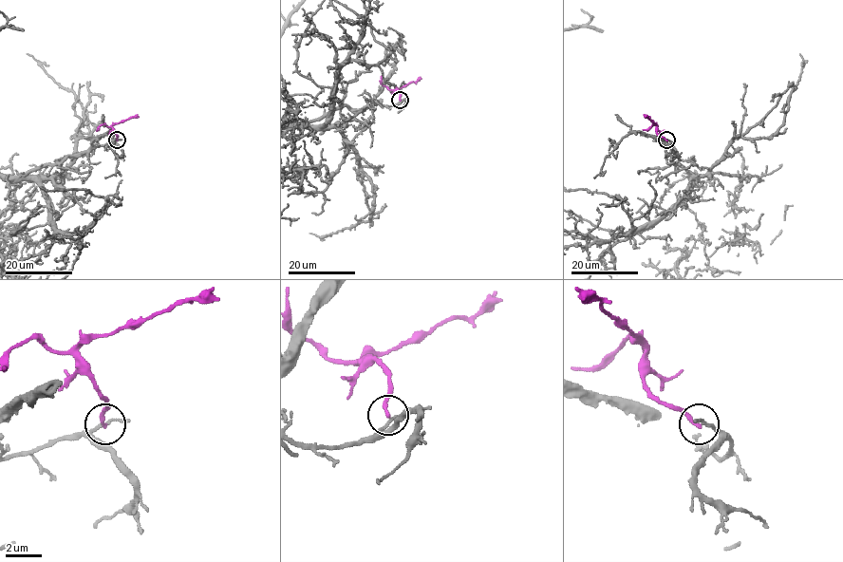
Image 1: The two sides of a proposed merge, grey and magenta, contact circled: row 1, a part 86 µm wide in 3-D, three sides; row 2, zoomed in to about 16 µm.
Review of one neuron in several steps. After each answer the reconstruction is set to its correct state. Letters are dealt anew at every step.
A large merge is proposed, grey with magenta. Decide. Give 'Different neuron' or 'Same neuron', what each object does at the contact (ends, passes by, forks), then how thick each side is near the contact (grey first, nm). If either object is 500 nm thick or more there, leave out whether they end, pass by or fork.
Different neuron. At the ring grey passes by. At the ring magenta ends. Thickness 140 nm (grey) against 200 nm

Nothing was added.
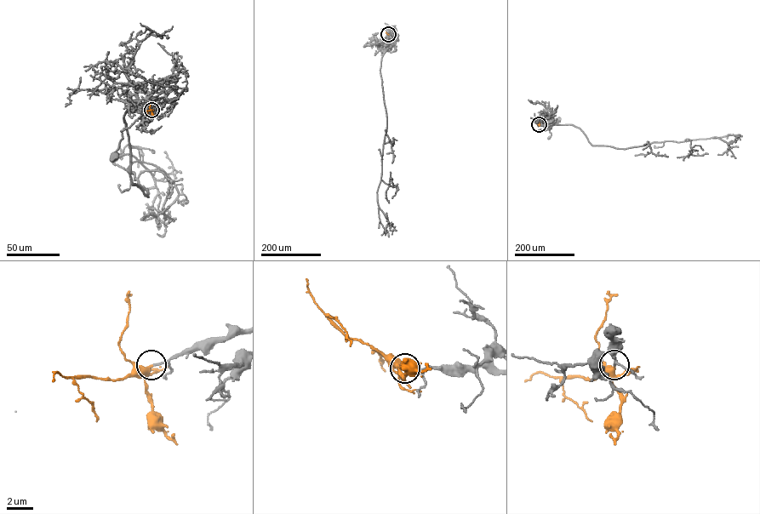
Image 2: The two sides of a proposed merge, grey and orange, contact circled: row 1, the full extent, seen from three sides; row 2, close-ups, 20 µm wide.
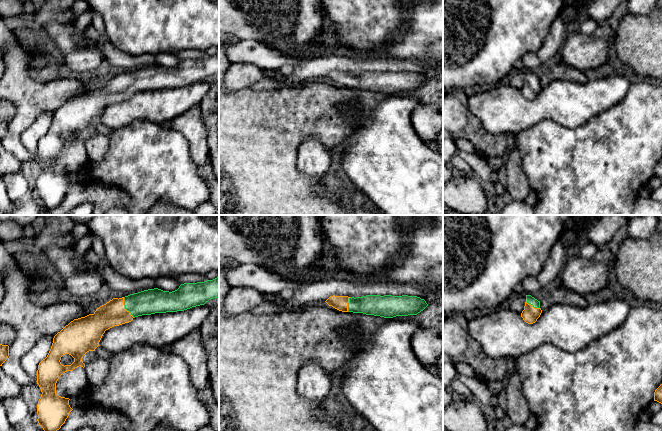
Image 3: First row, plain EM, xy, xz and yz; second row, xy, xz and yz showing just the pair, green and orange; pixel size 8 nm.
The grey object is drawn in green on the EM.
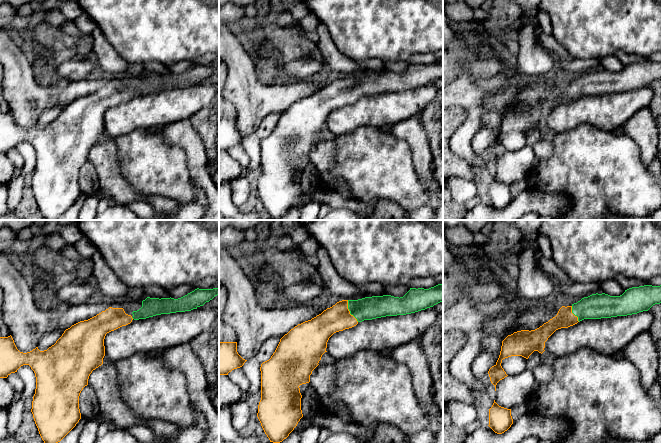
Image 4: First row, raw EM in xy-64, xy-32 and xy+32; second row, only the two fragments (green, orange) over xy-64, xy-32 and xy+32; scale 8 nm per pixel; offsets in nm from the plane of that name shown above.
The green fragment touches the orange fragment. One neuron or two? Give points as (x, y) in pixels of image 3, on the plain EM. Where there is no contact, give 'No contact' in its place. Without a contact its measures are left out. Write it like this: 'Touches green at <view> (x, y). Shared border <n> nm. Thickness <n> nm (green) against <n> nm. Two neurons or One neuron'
Touches green at xy (125, 83). Shared border 190 nm. Thickness 200 nm (green) against 200 nm. One neuron

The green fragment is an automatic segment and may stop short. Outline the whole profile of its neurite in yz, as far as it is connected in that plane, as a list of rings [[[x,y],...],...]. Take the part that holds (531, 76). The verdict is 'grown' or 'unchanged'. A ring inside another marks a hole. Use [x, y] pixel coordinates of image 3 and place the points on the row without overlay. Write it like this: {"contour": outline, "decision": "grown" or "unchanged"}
{"contour": [[[526,71],[524,86],[521,89],[523,96],[528,100],[533,100],[540,93],[541,89],[540,77],[531,71]]], "decision": "grown"}

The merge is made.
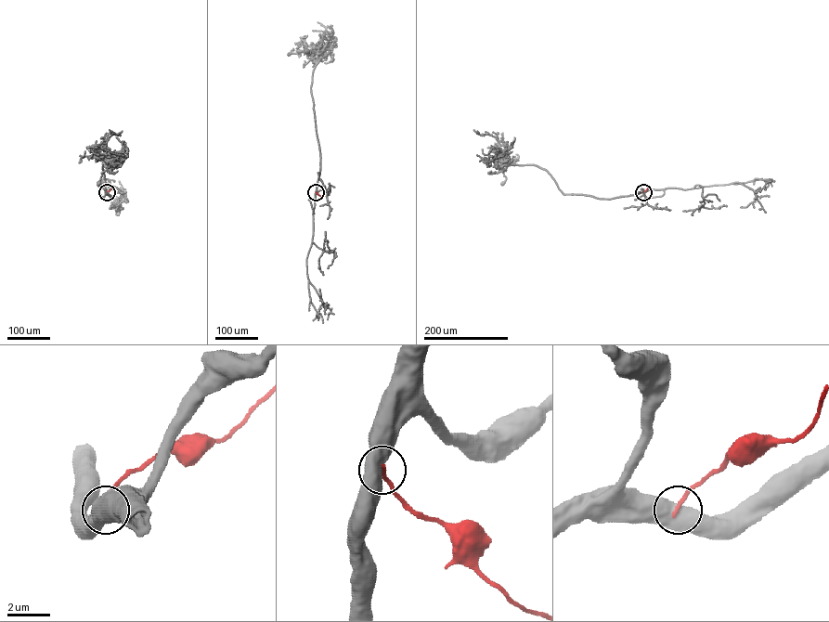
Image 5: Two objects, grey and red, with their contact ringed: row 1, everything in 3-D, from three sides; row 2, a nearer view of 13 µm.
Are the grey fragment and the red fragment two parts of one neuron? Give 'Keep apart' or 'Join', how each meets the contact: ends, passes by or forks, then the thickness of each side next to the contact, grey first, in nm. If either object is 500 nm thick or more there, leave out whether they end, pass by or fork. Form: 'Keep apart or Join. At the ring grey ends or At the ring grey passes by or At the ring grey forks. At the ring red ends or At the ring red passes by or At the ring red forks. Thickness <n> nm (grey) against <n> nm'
Keep apart. Thickness 600 nm (grey) against 200 nm

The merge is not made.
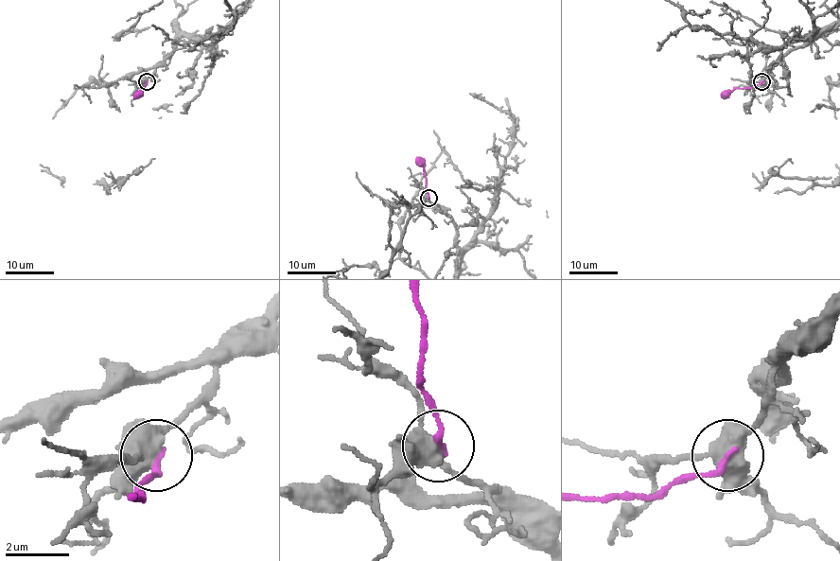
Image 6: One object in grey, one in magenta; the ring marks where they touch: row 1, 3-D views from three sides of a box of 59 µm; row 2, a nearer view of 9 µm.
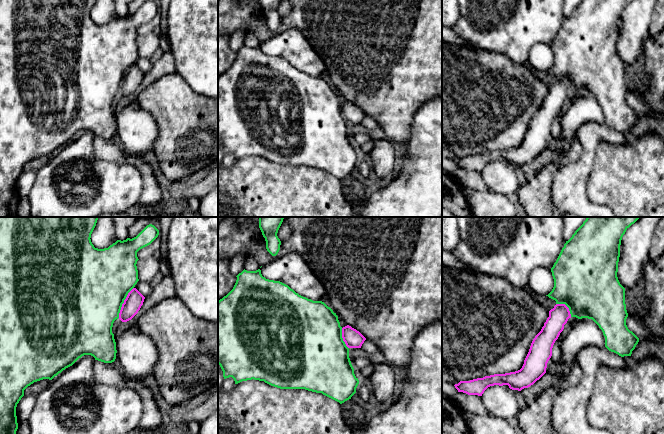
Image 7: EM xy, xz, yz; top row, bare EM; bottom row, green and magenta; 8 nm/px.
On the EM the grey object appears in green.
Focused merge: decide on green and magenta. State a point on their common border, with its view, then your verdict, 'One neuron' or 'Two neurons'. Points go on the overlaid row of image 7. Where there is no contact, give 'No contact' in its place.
Touches green at xy (123, 302). Two neurons

